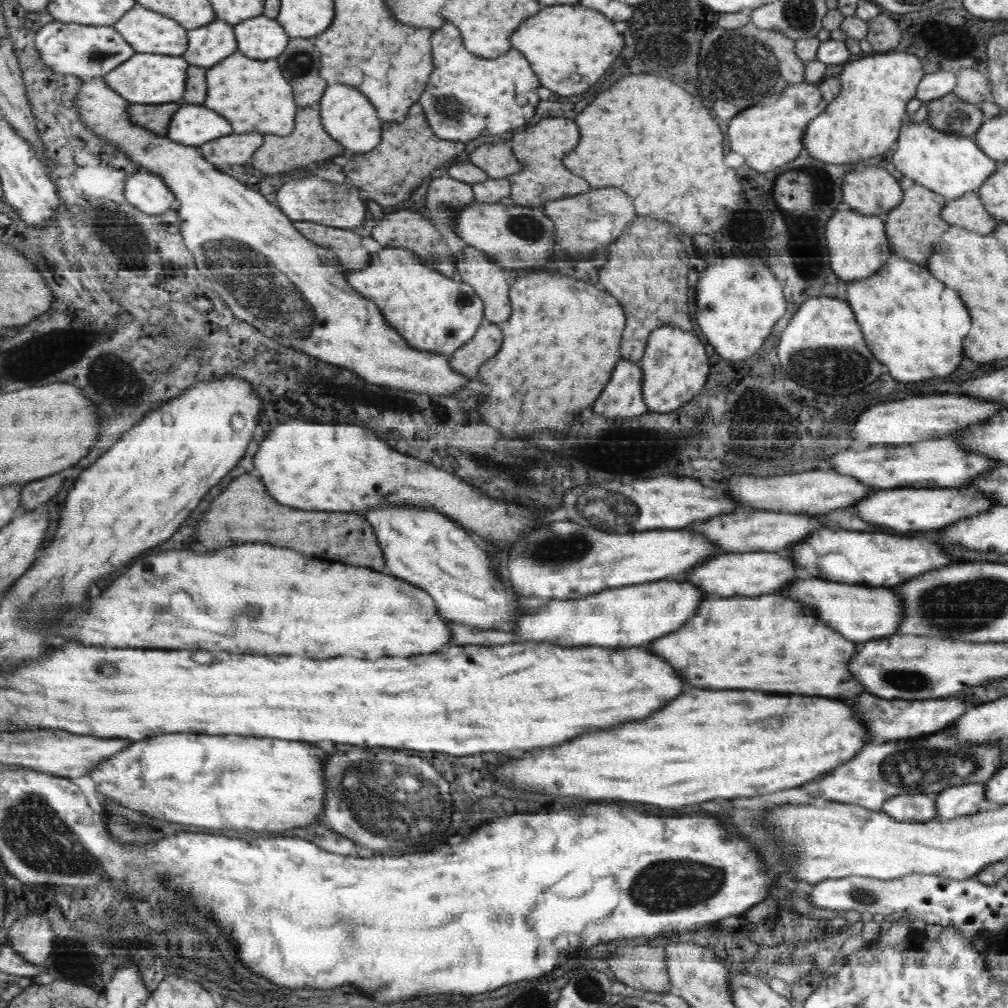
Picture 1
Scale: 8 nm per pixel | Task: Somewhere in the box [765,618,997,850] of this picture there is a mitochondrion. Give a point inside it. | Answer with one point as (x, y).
(920, 768)

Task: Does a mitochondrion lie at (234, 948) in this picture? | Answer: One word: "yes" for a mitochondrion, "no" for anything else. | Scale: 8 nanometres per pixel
no

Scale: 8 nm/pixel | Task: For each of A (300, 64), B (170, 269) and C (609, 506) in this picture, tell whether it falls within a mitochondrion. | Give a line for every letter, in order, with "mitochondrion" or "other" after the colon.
A: mitochondrion
B: other
C: mitochondrion

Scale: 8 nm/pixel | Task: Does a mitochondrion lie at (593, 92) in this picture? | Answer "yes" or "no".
no

